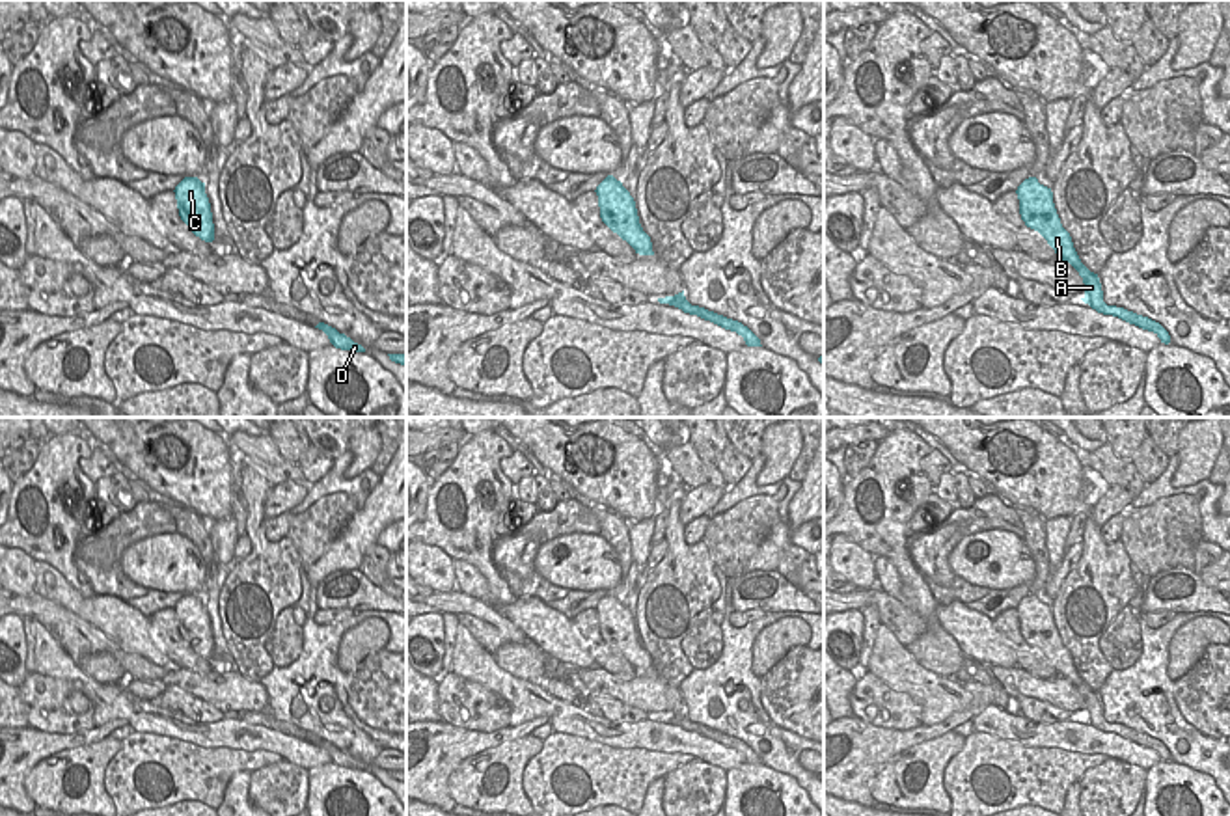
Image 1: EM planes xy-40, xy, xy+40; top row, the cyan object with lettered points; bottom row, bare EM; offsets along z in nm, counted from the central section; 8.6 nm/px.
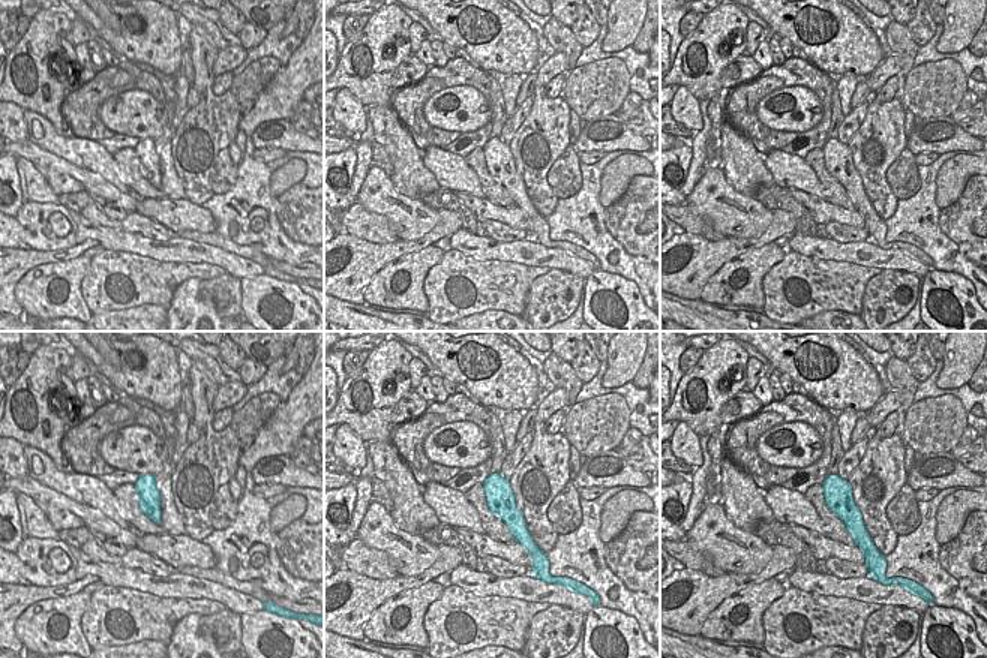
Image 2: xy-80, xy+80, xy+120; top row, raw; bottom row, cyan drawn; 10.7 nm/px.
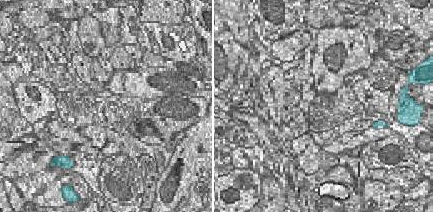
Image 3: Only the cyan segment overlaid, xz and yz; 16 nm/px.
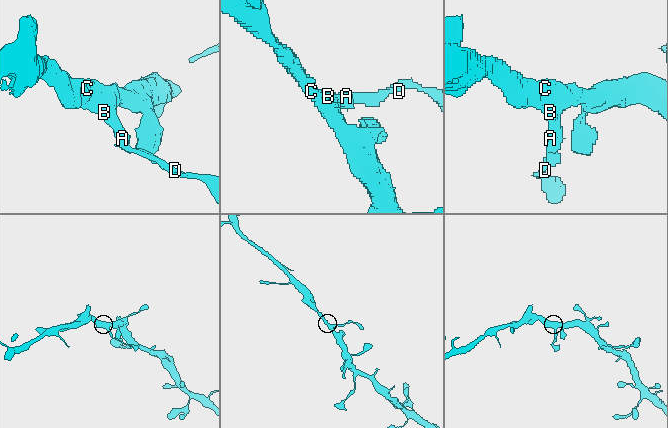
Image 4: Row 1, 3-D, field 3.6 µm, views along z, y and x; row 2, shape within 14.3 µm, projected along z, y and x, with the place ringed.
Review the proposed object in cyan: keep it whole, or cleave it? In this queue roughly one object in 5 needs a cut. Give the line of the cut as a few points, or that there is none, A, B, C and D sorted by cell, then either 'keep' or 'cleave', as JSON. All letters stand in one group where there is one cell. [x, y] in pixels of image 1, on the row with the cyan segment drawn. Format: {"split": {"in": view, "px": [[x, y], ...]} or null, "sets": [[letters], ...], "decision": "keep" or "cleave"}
{"split": {"in": "xy+40", "px": [[1132, 312], [1124, 319]]}, "sets": [["A", "B", "C"], ["D"]], "decision": "cleave"}

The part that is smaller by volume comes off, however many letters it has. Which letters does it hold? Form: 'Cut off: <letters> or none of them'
Cut off: D

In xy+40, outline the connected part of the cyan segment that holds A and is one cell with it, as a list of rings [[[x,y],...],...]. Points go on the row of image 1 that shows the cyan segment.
[[[1029,177],[1018,186],[1016,194],[1019,199],[1019,214],[1025,225],[1038,231],[1055,250],[1057,257],[1070,263],[1083,278],[1085,296],[1081,300],[1098,313],[1126,320],[1131,311],[1107,306],[1103,302],[1103,291],[1098,274],[1090,272],[1081,263],[1070,233],[1060,224],[1051,188],[1040,184],[1036,177]]]

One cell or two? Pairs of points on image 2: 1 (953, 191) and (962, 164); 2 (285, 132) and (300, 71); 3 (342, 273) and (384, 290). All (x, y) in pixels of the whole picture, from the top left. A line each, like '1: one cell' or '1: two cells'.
1: one cell
2: two cells
3: two cells

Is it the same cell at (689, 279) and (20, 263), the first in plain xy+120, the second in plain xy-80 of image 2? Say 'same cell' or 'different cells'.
same cell

